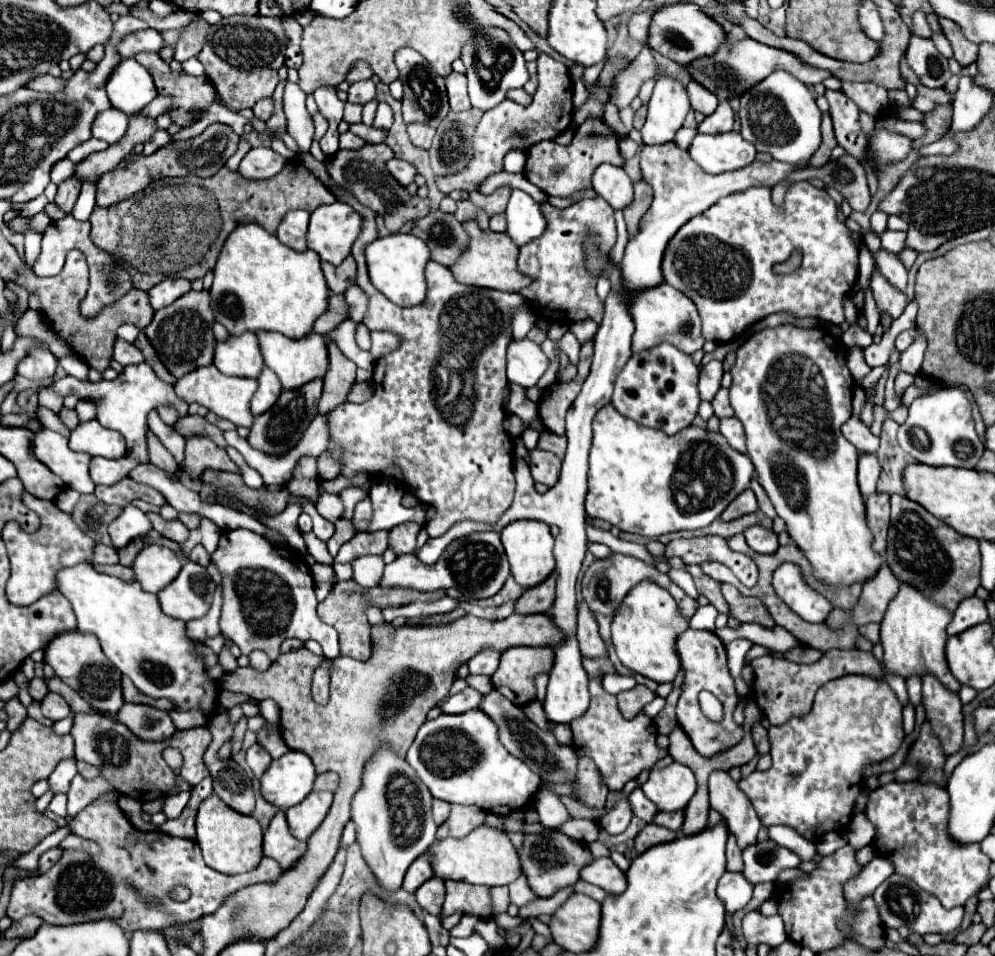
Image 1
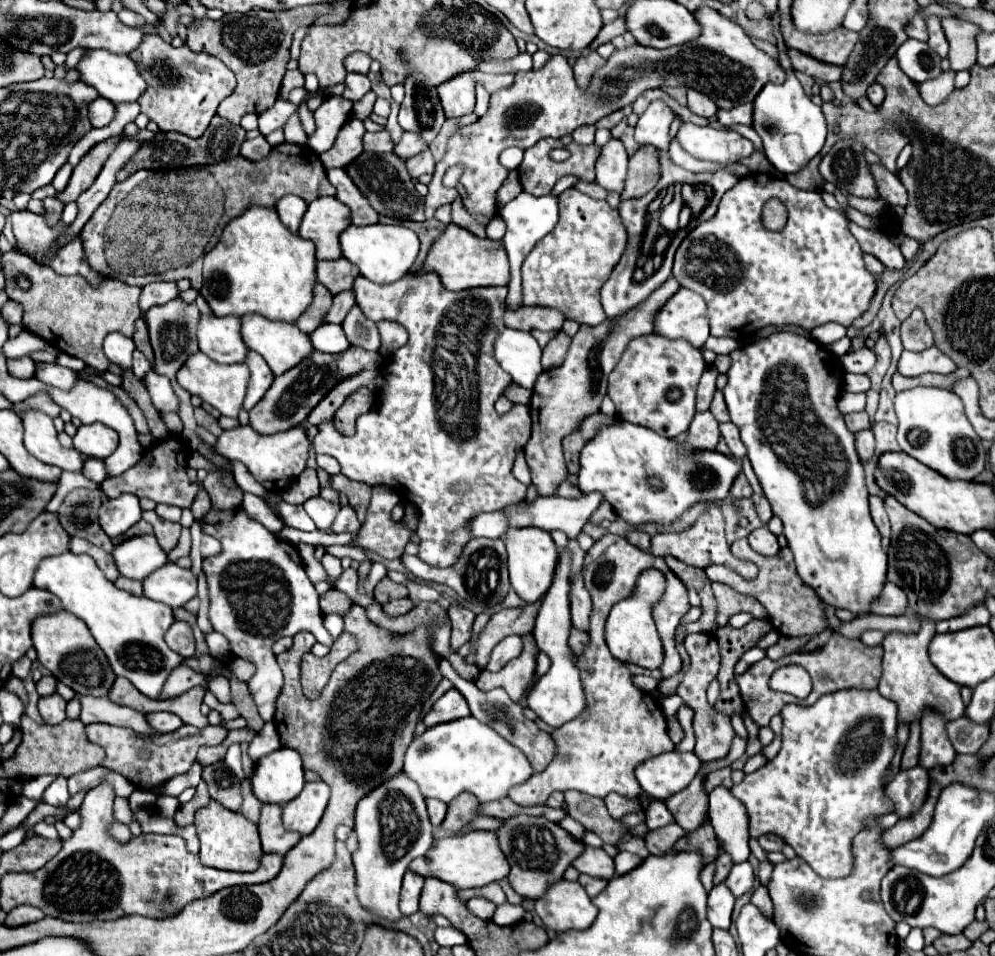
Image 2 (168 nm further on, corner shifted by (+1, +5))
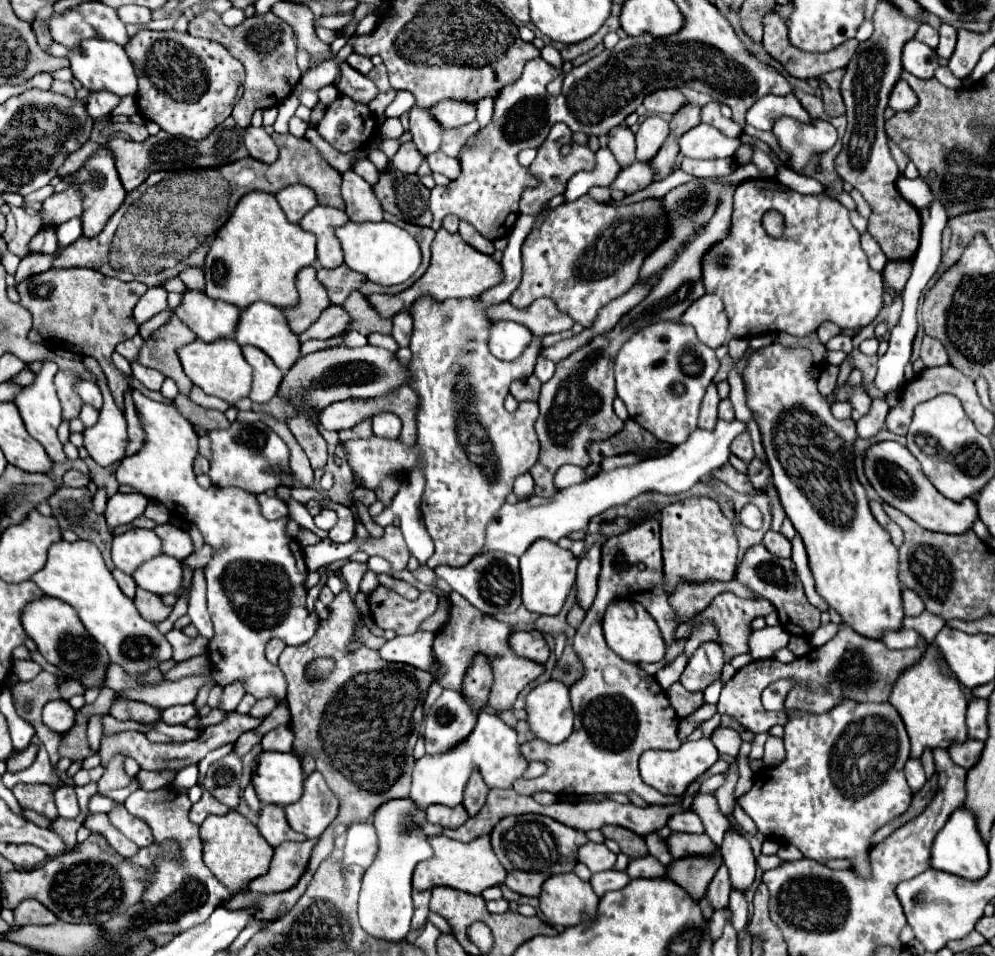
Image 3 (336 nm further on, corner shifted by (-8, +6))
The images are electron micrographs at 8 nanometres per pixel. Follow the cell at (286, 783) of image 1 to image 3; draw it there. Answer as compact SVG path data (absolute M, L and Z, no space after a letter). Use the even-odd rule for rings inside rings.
M260 752L252 766L252 786L264 804L288 806L302 794L302 766L296 754Z

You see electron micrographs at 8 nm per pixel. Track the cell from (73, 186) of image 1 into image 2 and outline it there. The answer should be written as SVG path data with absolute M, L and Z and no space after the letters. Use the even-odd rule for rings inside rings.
M47 197L43 199L43 205L45 205L45 219L49 221L49 225L57 223L61 219L61 213L63 213L63 203L57 199L57 197Z

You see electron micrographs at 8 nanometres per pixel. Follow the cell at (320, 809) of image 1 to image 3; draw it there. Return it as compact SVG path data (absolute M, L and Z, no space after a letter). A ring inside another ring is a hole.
M312 772L304 780L302 798L284 808L288 824L306 838L320 838L320 834L338 816L340 800L328 788L320 772Z

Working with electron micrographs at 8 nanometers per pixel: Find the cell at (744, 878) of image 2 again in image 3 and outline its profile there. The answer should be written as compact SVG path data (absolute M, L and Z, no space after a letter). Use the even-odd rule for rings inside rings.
M742 892L730 894L730 912L732 912L732 926L736 932L744 930L748 924L748 908L746 908L746 896Z

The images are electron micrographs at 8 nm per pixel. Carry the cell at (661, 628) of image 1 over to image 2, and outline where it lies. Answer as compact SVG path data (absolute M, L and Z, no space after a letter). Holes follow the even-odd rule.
M645 569L645 571L641 571L641 577L639 577L633 593L611 609L611 613L607 617L607 625L605 625L605 639L607 639L611 653L619 661L633 663L633 665L639 665L639 667L645 667L651 671L661 669L665 651L663 651L663 643L657 635L657 627L653 621L653 607L655 607L655 601L659 601L659 597L663 597L665 585L667 585L665 575L659 569Z

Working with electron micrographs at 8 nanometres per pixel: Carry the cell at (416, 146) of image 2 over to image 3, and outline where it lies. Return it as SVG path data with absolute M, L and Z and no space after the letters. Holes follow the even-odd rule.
M406 142L390 158L390 166L396 168L398 172L404 172L404 174L416 174L416 170L418 170L422 160L424 160L424 156L416 150L416 146L412 142Z

